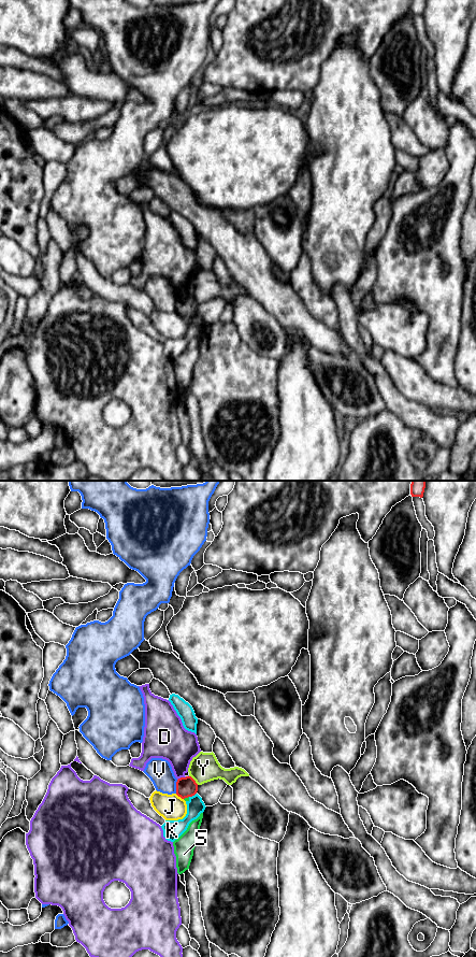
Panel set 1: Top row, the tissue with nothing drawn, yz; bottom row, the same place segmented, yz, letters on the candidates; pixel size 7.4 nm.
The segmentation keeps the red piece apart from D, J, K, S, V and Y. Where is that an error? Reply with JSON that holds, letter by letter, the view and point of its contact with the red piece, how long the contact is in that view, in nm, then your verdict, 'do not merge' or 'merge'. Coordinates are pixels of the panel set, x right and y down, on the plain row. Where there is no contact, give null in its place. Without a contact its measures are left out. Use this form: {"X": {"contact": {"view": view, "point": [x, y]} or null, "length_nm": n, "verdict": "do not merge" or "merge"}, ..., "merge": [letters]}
{"D": {"contact": {"view": "yz", "point": [182, 296]}, "length_nm": 80, "verdict": "do not merge"}, "J": {"contact": {"view": "yz", "point": [179, 314]}, "length_nm": 80, "verdict": "do not merge"}, "K": {"contact": {"view": "yz", "point": [192, 313]}, "length_nm": 70, "verdict": "do not merge"}, "S": {"contact": {"view": "yz", "point": [186, 315]}, "length_nm": 50, "verdict": "do not merge"}, "V": {"contact": {"view": "yz", "point": [176, 304]}, "length_nm": 110, "verdict": "do not merge"}, "Y": {"contact": {"view": "yz", "point": [193, 298]}, "length_nm": 100, "verdict": "do not merge"}, "merge": []}

